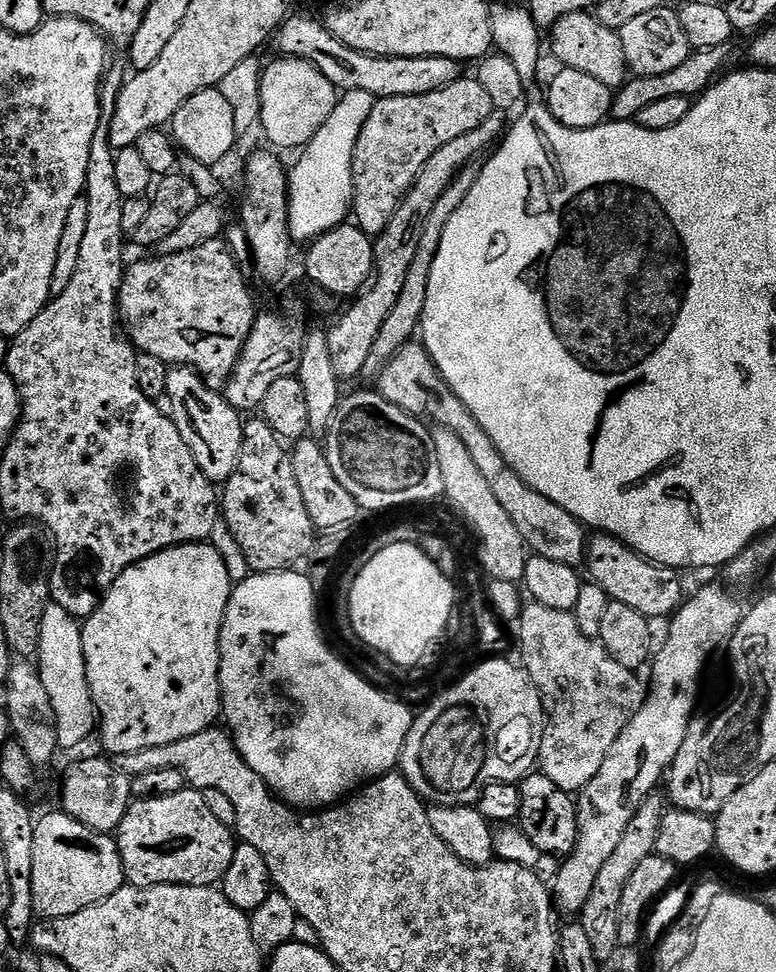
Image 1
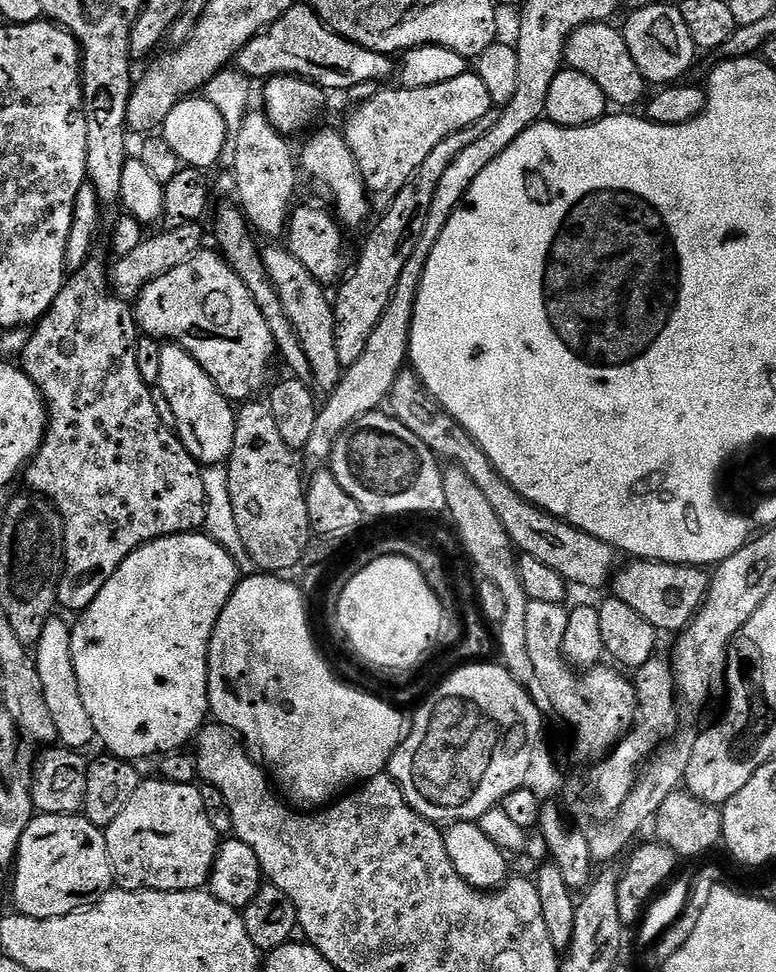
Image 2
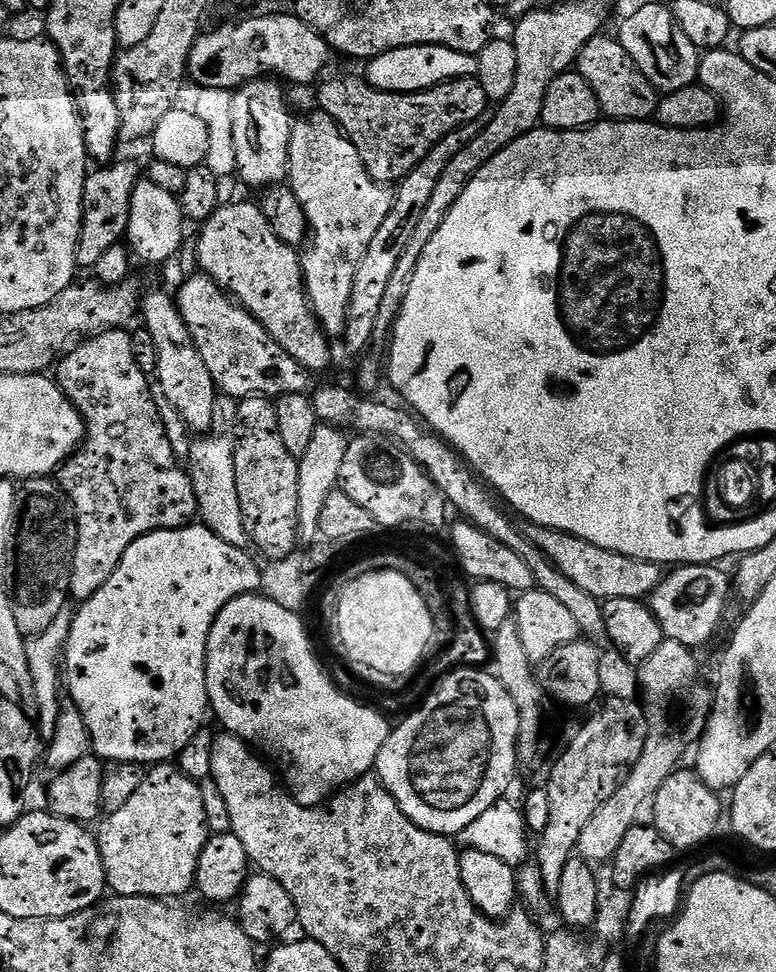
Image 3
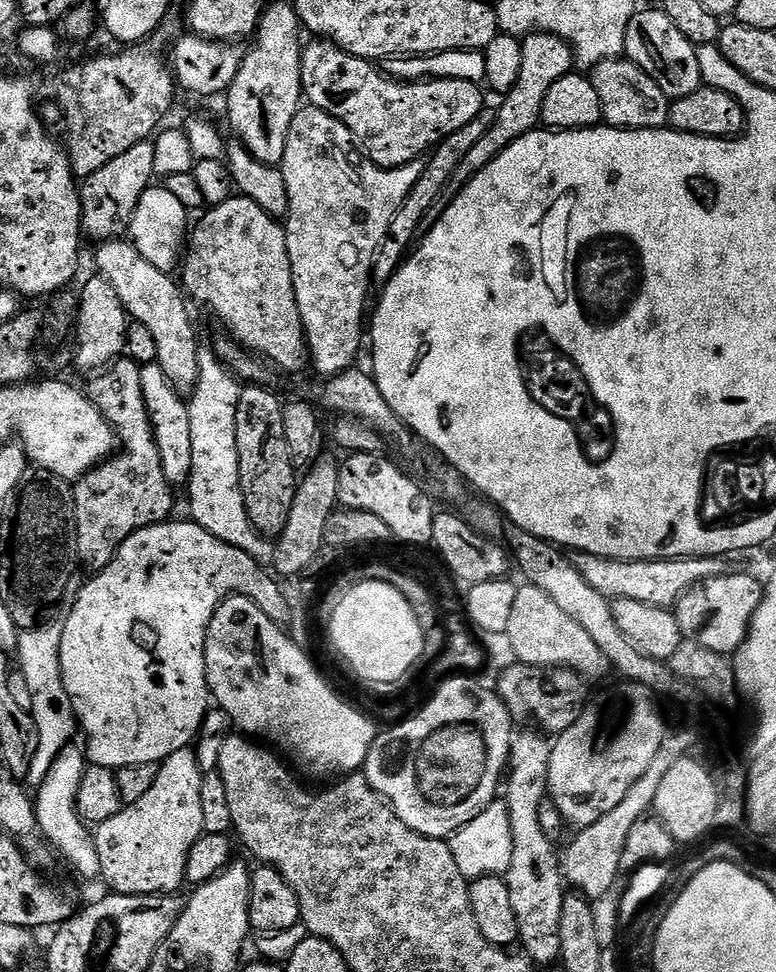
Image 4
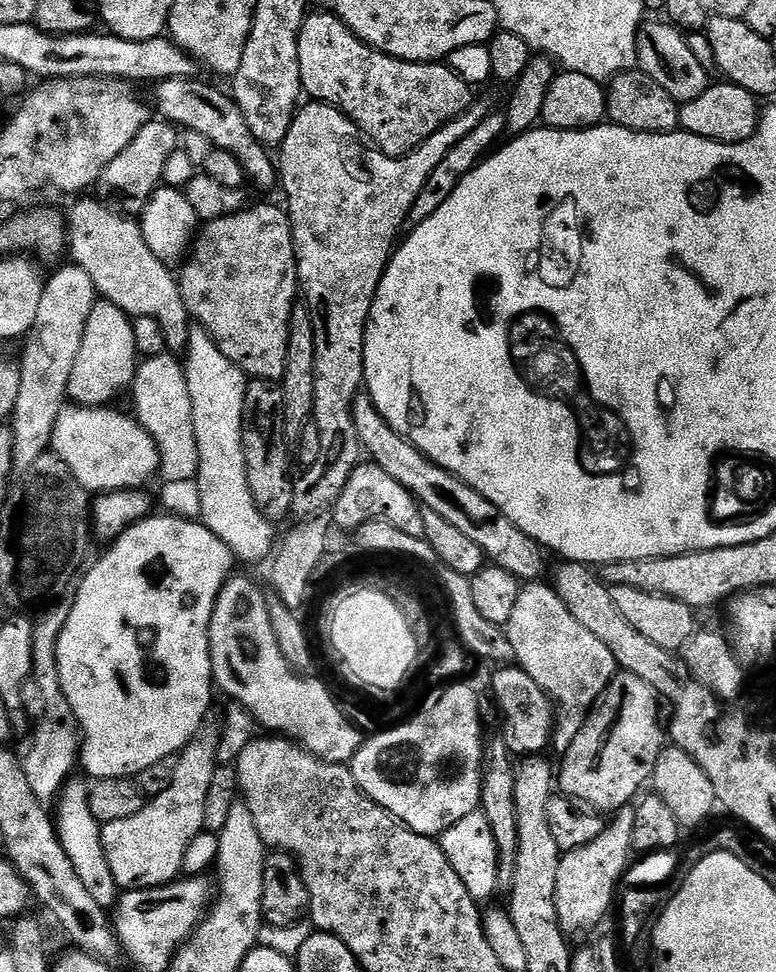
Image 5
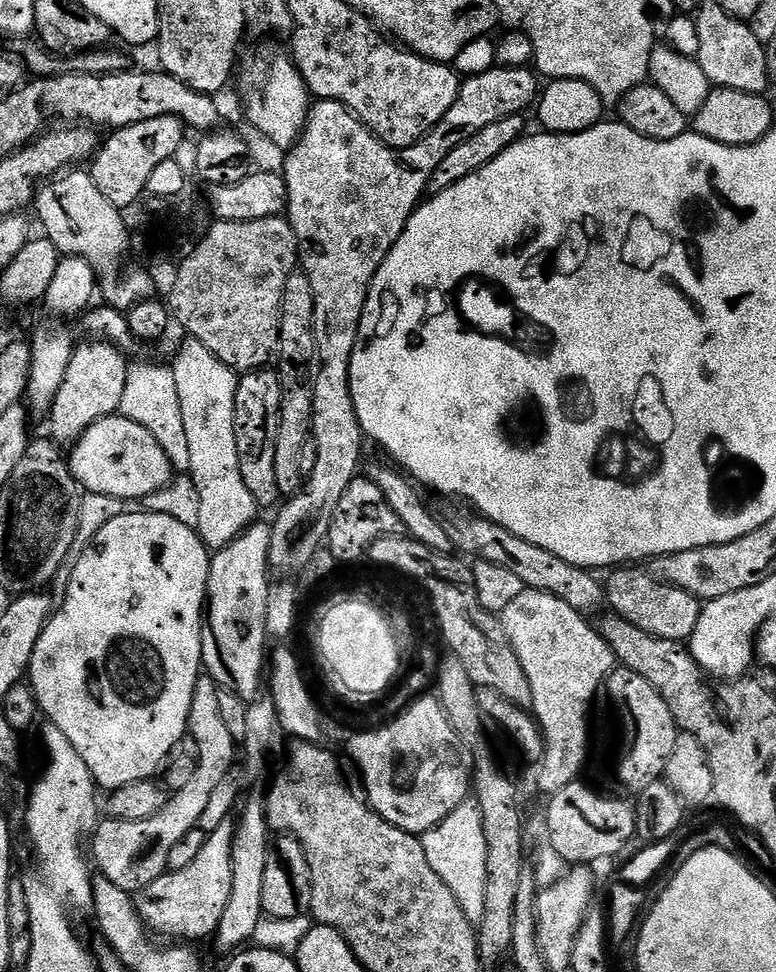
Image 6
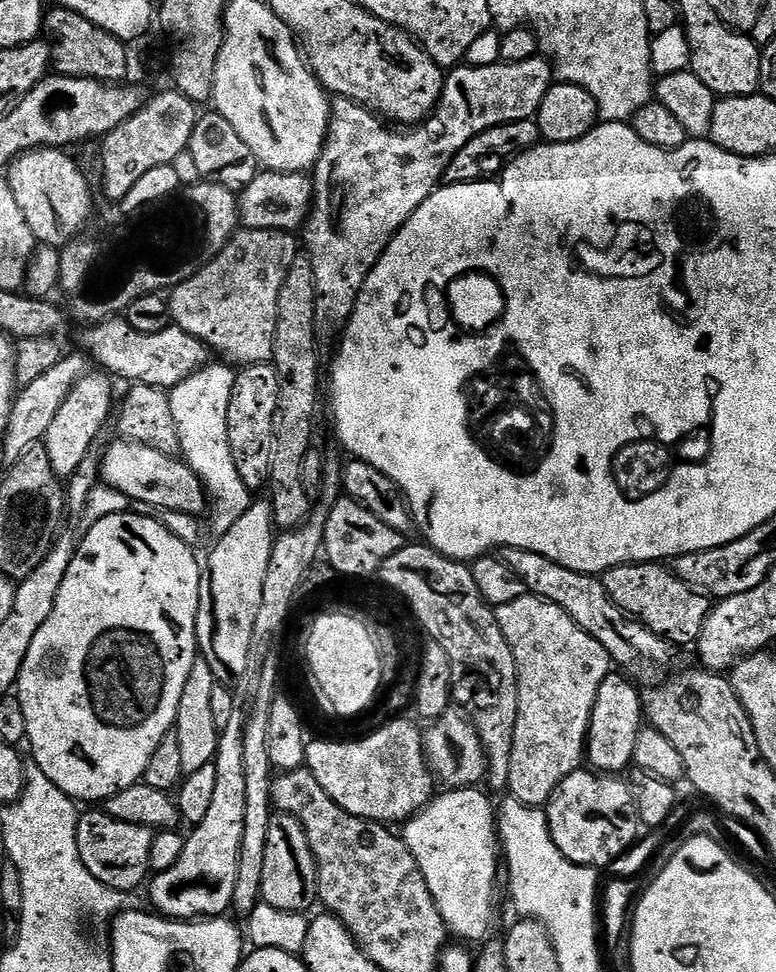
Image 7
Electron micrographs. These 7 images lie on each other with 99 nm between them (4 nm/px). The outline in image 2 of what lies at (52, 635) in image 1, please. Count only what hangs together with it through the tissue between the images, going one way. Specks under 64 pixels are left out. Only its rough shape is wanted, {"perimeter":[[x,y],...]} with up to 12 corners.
{"perimeter":[[46,622],[36,669],[59,743],[84,750],[96,731],[86,714],[72,628]]}

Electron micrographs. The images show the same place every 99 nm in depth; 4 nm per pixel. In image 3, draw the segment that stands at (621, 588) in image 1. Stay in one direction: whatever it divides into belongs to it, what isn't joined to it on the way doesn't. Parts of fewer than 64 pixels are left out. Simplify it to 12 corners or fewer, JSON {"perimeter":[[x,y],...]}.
{"perimeter":[[685,564],[646,603],[665,637],[693,650],[724,620],[734,580]]}

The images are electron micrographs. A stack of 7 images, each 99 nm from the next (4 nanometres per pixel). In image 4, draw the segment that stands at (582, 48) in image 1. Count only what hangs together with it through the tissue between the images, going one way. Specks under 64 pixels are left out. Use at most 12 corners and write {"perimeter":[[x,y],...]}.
{"perimeter":[[627,58],[593,64],[602,120],[662,128],[670,98]]}

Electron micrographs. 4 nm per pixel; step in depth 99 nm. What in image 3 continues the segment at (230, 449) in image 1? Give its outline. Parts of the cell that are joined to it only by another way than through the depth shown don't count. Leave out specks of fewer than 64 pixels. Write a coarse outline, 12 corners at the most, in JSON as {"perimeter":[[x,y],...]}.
{"perimeter":[[147,293],[158,387],[193,433],[211,433],[218,389],[175,299]]}

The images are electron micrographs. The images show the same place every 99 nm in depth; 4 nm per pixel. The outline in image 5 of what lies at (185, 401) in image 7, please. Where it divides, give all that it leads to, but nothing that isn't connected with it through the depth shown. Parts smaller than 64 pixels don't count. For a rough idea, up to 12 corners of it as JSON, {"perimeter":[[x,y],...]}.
{"perimeter":[[206,329],[182,365],[200,520],[237,561],[267,561],[240,445],[249,377]]}

